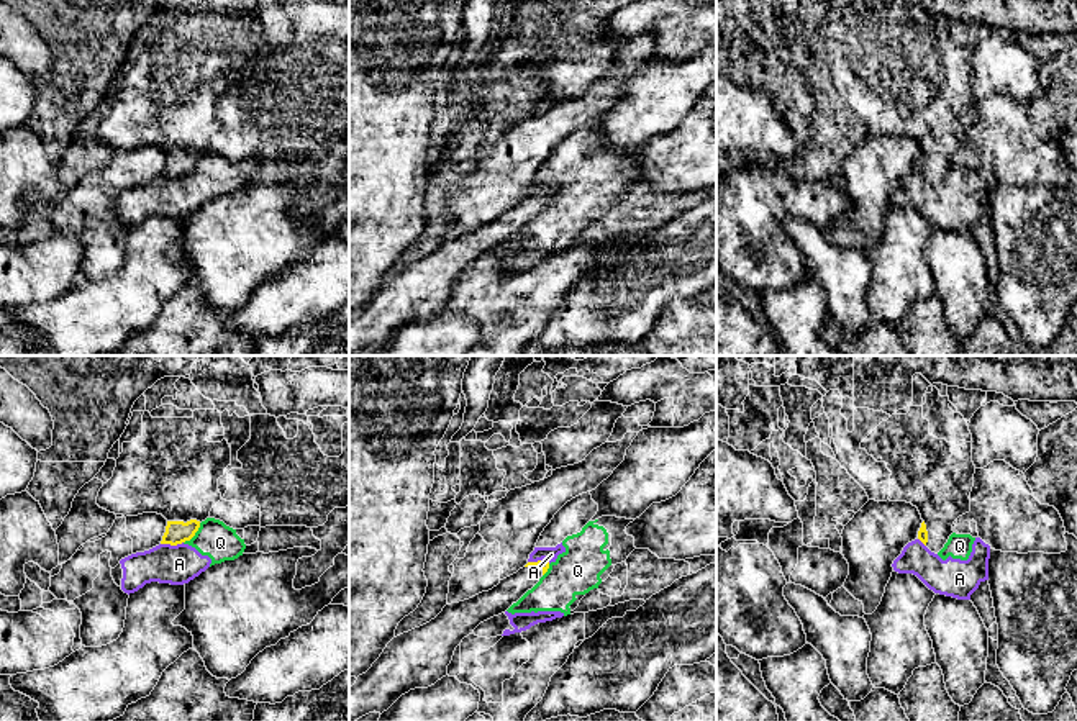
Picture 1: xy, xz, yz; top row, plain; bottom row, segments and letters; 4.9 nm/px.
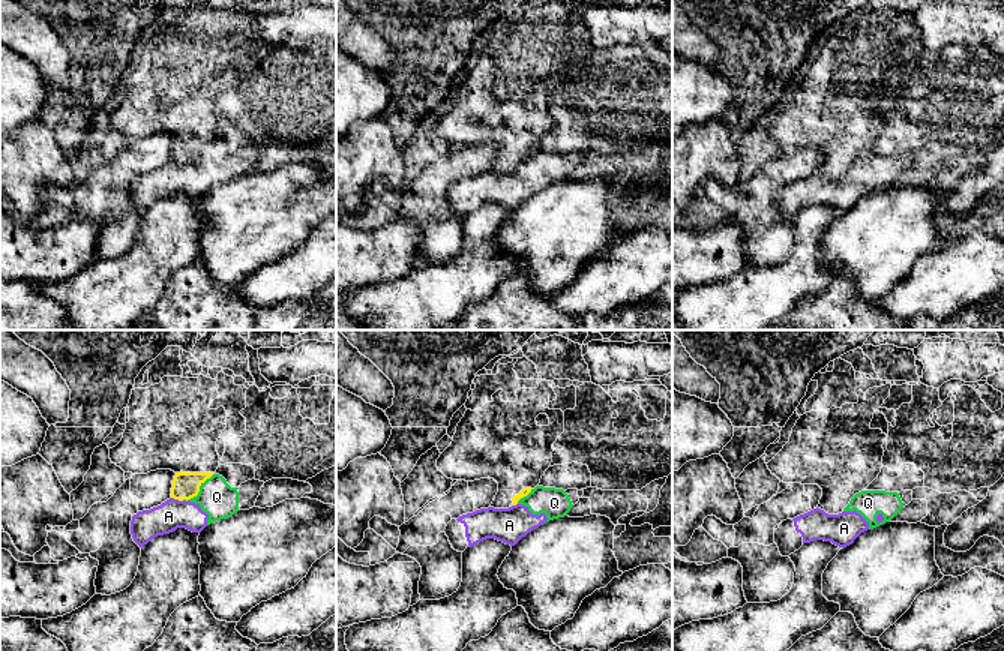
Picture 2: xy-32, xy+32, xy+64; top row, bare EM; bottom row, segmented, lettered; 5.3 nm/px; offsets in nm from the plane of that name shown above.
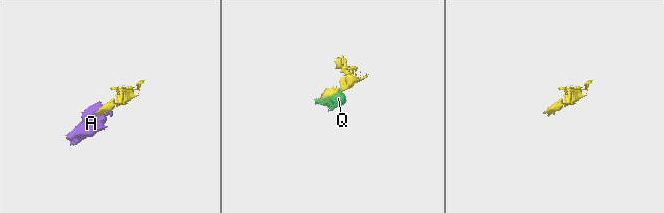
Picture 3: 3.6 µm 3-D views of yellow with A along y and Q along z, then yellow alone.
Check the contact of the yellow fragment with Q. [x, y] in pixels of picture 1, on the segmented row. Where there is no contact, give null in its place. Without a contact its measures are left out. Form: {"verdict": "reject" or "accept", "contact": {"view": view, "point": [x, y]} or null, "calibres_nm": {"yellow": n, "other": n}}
{"verdict": "reject", "contact": {"view": "xy", "point": [194, 535]}, "calibres_nm": {"yellow": 110, "other": 180}}

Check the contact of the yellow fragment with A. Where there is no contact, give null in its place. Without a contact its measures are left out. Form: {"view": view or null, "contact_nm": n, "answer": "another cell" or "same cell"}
{"view": "xz", "contact_nm": 110, "answer": "another cell"}

